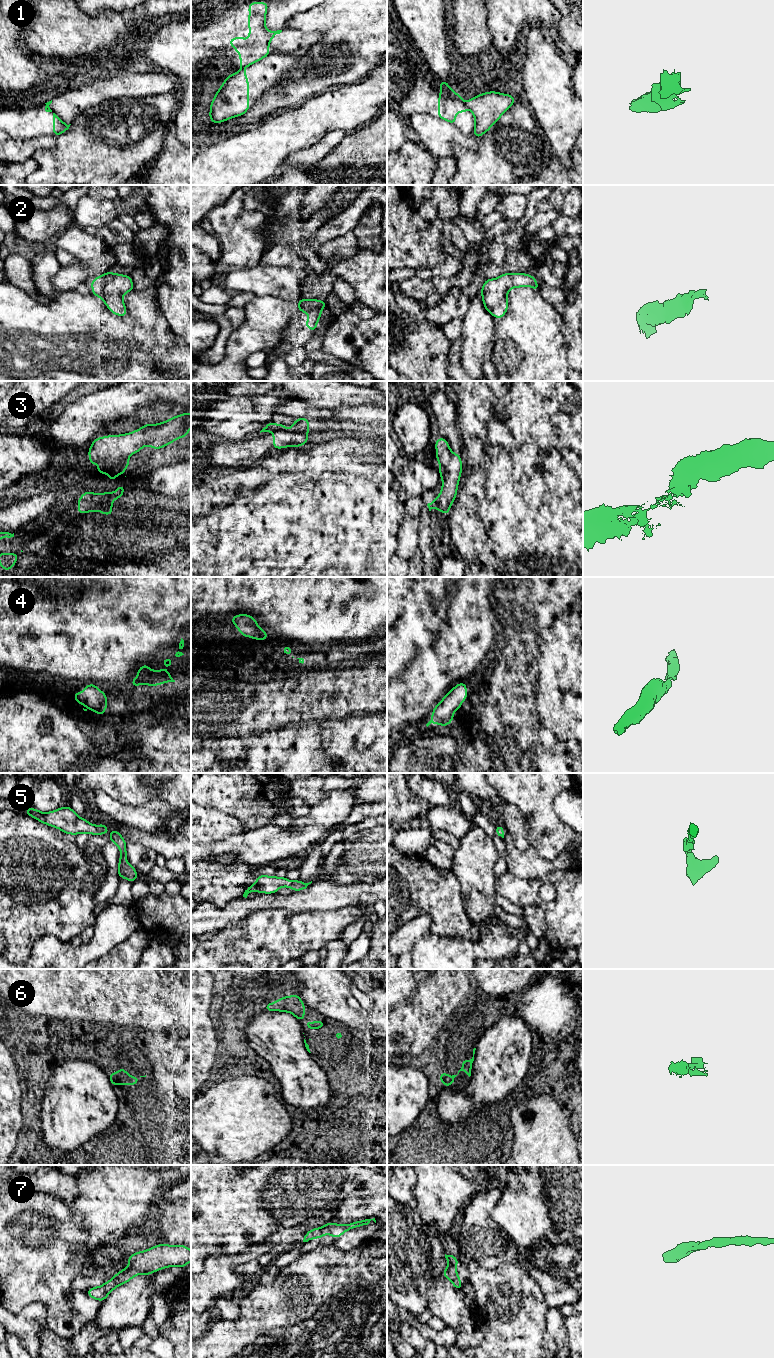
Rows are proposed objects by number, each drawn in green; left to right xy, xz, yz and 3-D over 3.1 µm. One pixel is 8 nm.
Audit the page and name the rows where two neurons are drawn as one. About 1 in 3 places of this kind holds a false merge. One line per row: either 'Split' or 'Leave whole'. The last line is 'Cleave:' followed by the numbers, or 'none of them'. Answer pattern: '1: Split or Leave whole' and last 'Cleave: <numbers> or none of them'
1: Split
2: Leave whole
3: Split
4: Leave whole
5: Leave whole
6: Leave whole
7: Leave whole
Cleave: 1, 3

